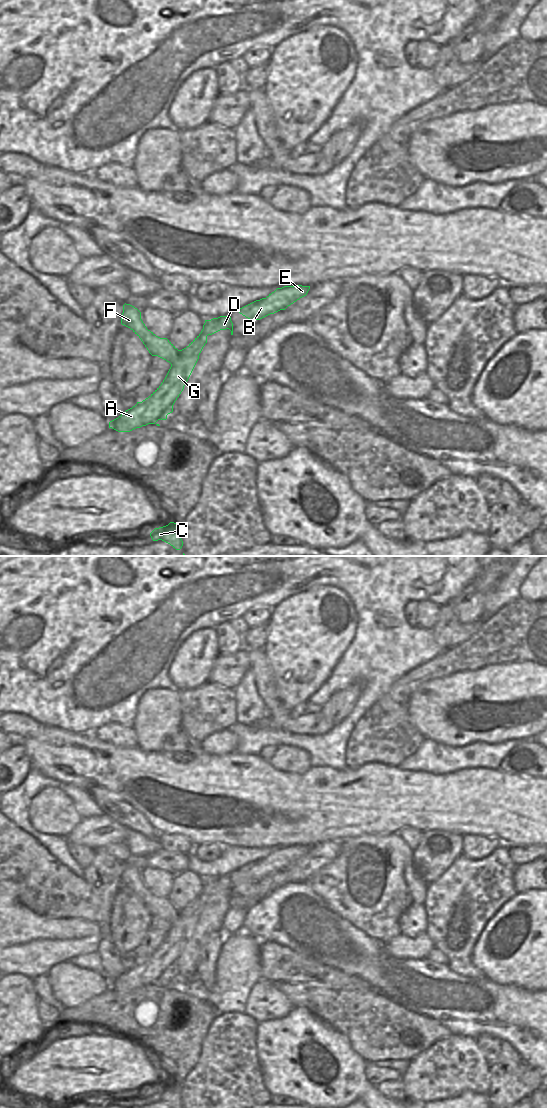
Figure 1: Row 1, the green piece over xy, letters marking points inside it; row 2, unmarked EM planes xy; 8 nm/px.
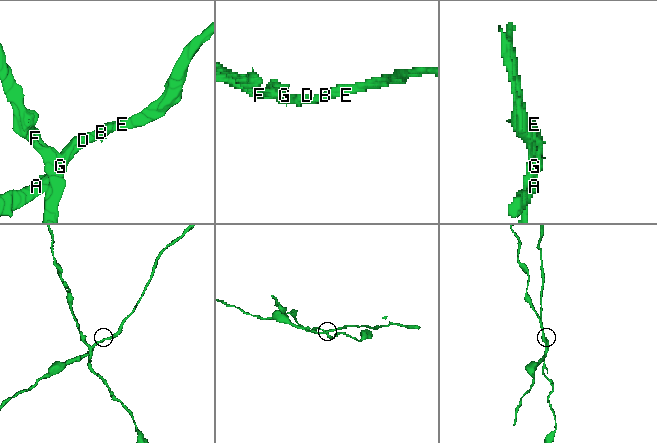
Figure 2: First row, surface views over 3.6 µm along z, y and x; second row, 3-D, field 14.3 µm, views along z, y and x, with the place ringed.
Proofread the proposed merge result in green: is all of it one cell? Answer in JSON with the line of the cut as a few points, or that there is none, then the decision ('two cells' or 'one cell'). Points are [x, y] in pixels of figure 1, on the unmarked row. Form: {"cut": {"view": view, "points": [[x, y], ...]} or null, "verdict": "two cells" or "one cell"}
{"cut": {"view": "xy", "points": [[183, 945], [173, 947], [159, 960], [162, 967], [161, 978]]}, "verdict": "two cells"}

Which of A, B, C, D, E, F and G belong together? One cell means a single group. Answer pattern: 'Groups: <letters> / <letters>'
Groups: A B D E G / C F

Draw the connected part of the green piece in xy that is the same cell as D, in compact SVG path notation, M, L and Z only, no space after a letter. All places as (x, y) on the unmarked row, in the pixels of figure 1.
M220 876L205 880L201 893L184 909L171 927L161 945L145 960L123 972L118 978L109 982L109 988L118 992L130 992L136 988L155 984L163 977L163 967L159 960L176 946L185 946L198 919L207 903L207 896L220 890L229 889L233 895L233 883L230 876Z

